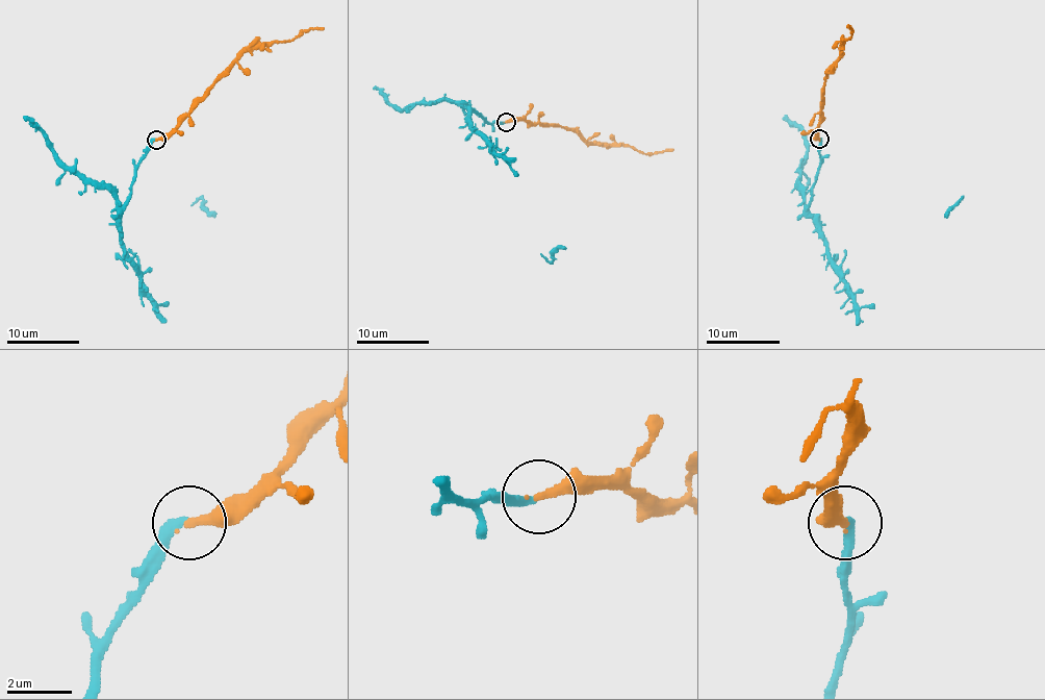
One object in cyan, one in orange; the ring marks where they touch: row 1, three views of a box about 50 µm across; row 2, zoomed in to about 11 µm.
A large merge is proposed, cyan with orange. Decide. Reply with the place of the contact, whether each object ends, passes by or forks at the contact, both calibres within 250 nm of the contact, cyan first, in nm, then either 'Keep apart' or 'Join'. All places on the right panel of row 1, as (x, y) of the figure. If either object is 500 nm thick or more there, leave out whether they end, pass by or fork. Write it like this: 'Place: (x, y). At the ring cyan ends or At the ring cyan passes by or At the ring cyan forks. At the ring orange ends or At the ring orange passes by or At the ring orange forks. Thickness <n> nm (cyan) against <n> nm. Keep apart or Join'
Place: (819, 139). At the ring cyan ends. At the ring orange ends. Thickness 280 nm (cyan) against 320 nm. Join

